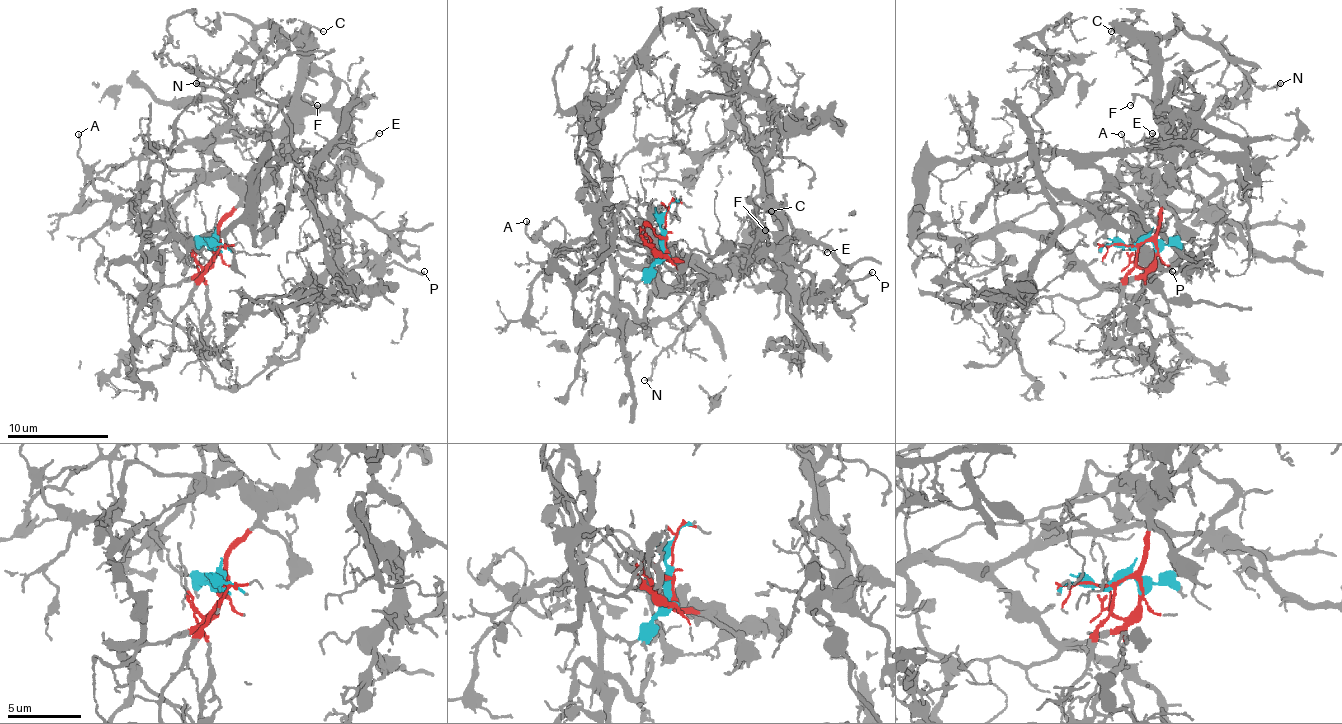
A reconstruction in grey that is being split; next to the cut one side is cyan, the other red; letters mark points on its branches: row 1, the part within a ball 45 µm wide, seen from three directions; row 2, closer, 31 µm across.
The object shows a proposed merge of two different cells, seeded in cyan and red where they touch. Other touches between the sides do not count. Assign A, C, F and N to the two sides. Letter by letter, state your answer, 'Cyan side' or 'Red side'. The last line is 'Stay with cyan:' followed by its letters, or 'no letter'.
A: Cyan side
C: Red side
F: Red side
N: Red side
Stay with cyan: A

